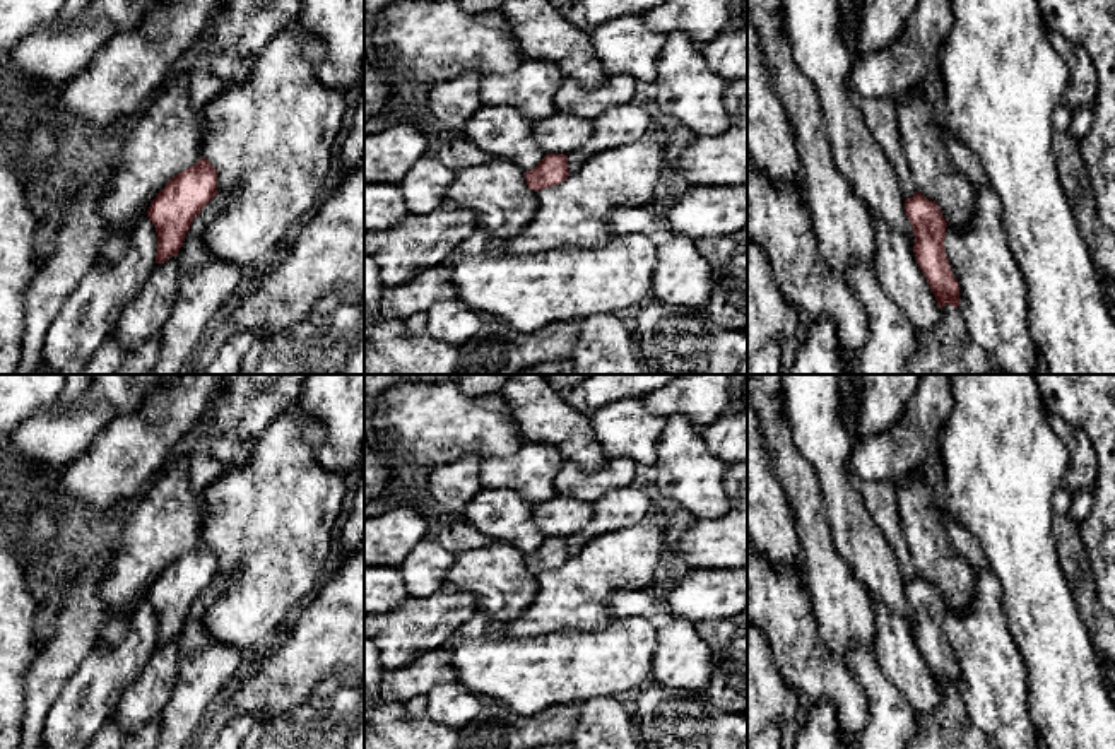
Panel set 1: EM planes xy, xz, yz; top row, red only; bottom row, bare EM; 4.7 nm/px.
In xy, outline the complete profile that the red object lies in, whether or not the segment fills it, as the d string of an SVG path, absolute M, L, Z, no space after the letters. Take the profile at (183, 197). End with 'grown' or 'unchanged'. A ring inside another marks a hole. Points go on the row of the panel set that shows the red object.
M204 157L166 183L147 210L157 233L154 263L164 263L178 255L193 219L215 193L217 169Z; unchanged

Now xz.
M546 154L534 169L525 171L527 185L534 192L556 186L566 181L568 176L568 156L564 154Z; unchanged

